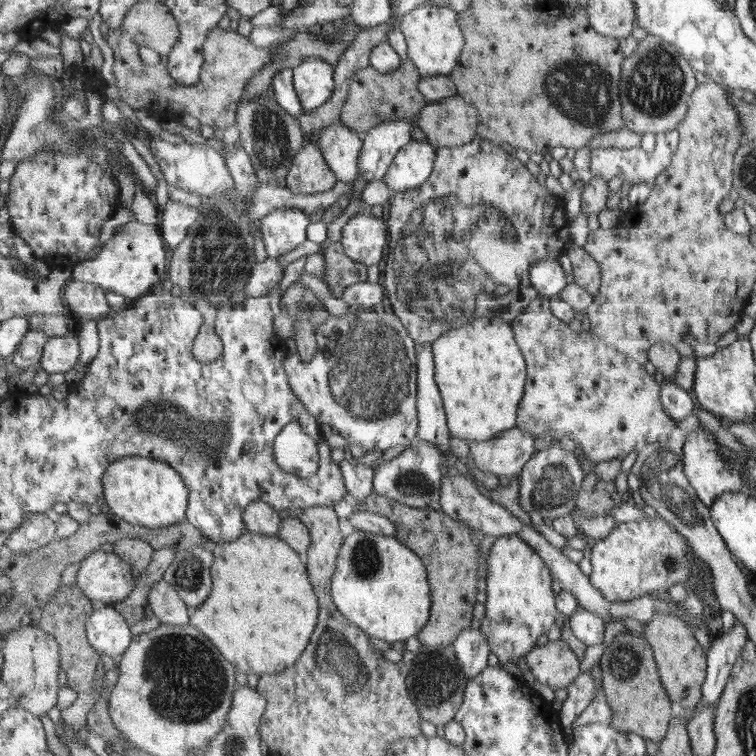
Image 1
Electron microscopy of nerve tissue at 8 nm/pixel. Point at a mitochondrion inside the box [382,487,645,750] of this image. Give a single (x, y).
(439, 685)

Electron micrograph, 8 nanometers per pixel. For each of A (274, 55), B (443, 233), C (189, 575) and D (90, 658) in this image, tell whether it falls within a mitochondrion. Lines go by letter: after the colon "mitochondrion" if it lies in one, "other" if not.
A: other
B: mitochondrion
C: mitochondrion
D: other

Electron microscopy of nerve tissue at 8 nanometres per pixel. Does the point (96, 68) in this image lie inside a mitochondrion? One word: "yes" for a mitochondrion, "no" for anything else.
no

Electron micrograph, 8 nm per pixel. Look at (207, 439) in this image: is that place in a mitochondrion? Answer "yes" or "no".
yes

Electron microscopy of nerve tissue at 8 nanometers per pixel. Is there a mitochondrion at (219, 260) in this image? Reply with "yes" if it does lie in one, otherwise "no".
yes

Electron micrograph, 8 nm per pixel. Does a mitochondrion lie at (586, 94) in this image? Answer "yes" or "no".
yes

